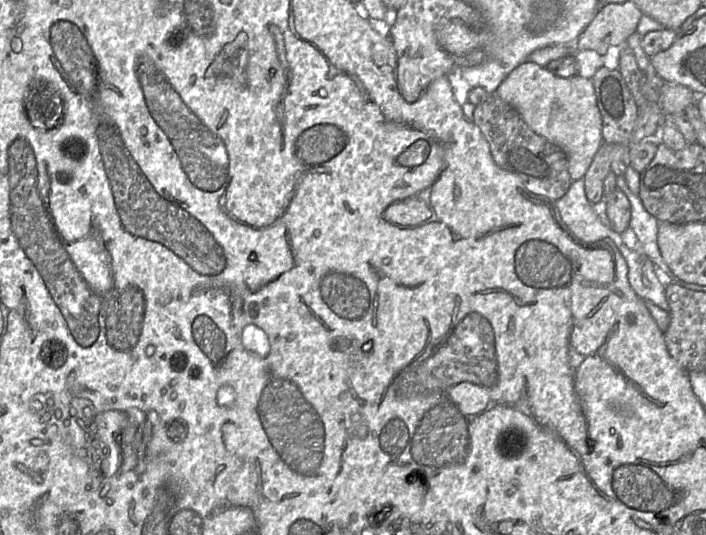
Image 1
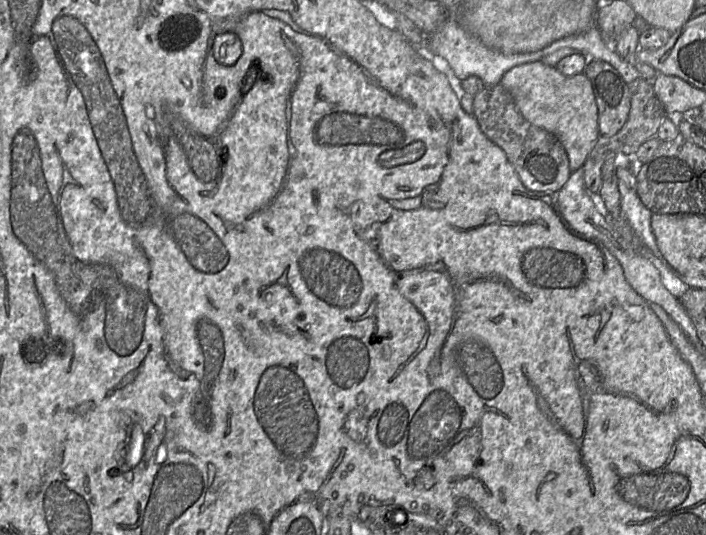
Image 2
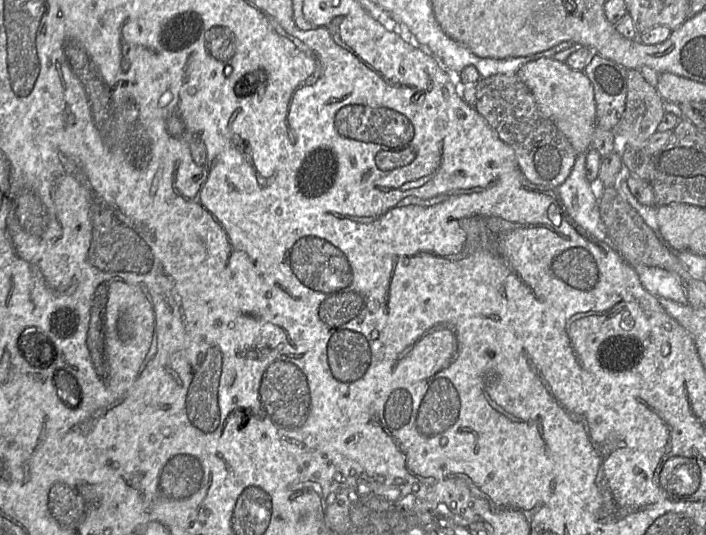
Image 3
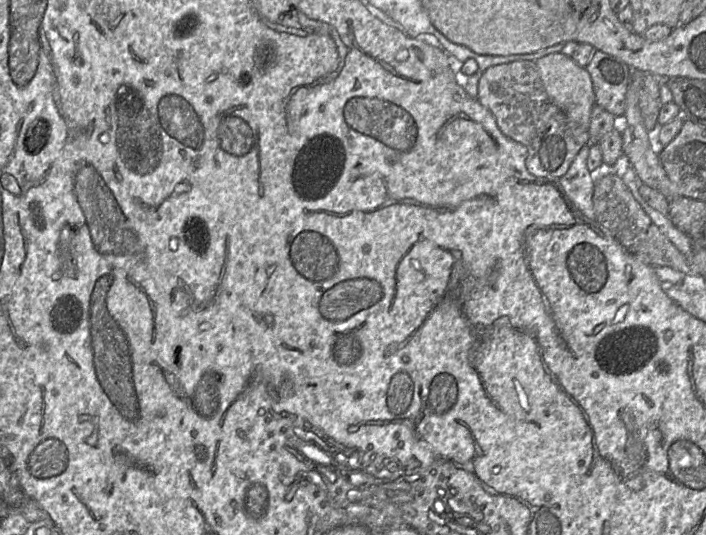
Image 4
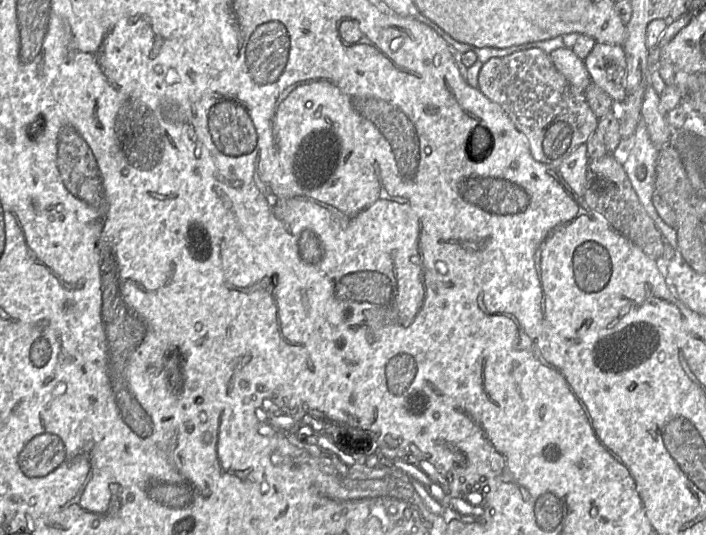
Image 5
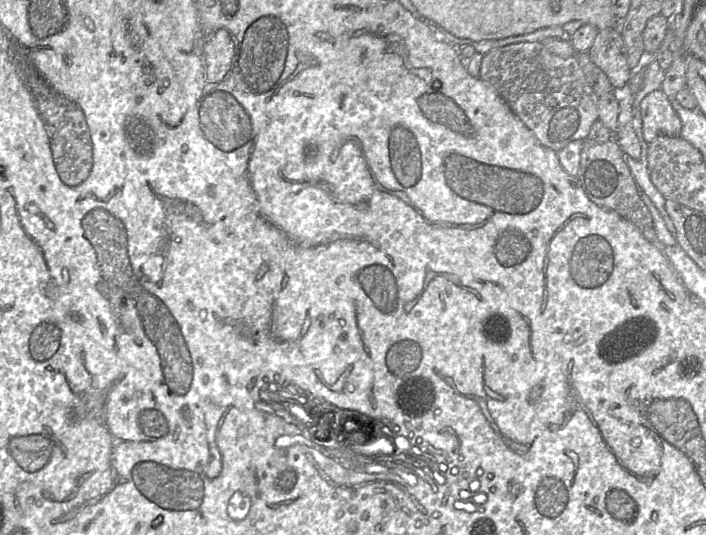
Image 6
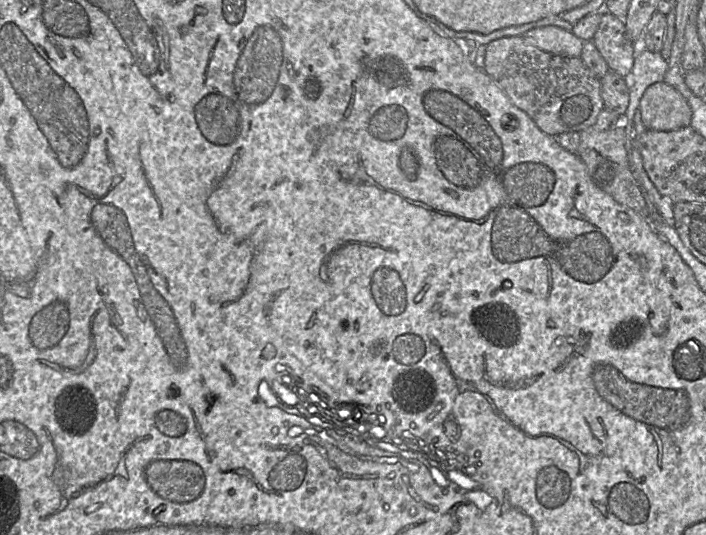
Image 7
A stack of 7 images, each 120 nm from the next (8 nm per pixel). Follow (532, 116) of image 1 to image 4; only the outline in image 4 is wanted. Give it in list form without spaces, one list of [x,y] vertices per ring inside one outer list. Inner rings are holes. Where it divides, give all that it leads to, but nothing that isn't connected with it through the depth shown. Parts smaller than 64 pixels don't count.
[[[561,52],[546,55],[535,63],[549,100],[571,121],[589,129],[591,112],[595,105],[595,93],[587,69],[579,66],[570,56]]]

